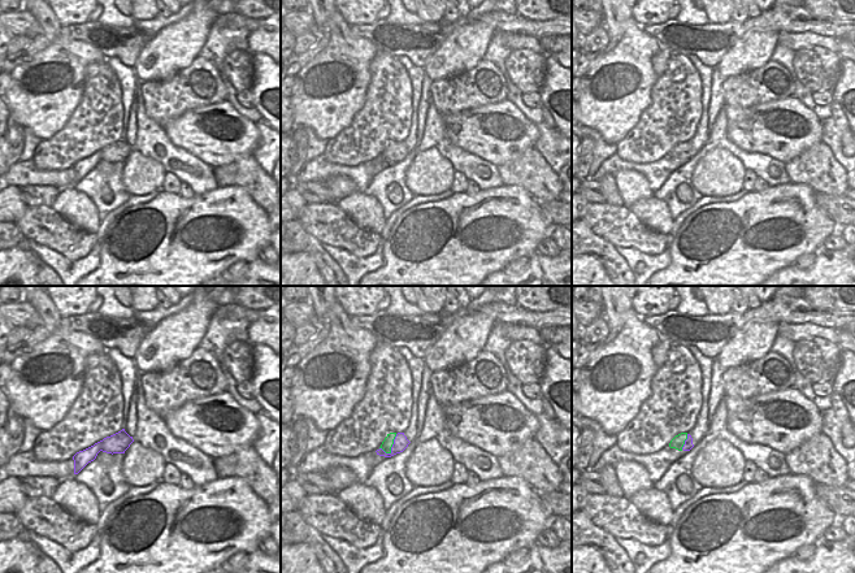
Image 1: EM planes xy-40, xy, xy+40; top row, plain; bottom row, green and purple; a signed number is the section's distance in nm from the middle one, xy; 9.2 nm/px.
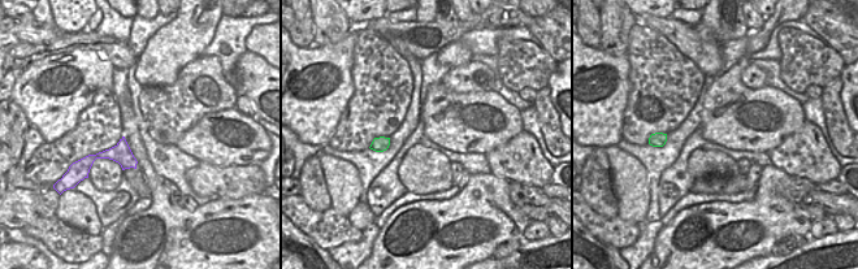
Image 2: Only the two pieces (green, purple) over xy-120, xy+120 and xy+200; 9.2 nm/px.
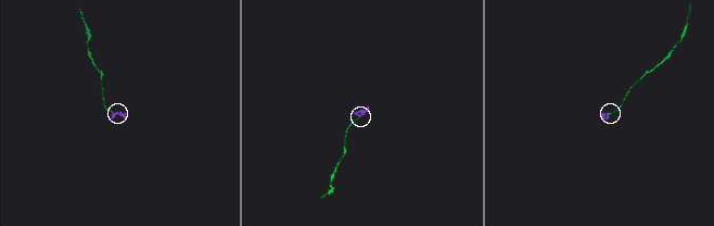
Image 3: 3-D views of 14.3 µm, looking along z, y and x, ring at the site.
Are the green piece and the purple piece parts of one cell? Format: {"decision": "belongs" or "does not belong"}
{"decision": "does not belong"}

